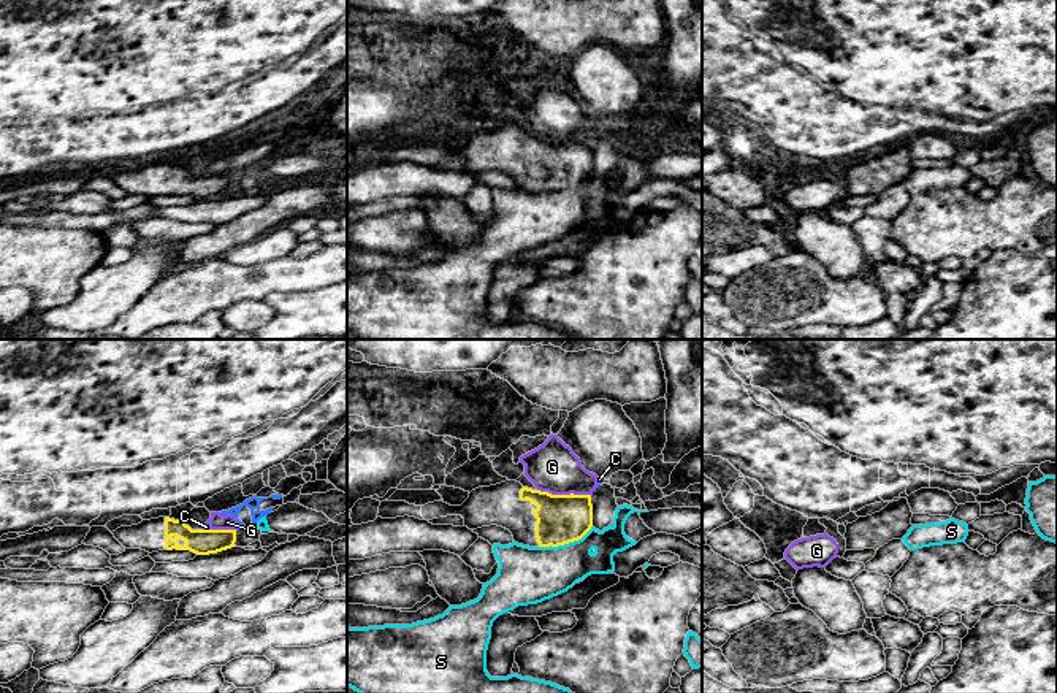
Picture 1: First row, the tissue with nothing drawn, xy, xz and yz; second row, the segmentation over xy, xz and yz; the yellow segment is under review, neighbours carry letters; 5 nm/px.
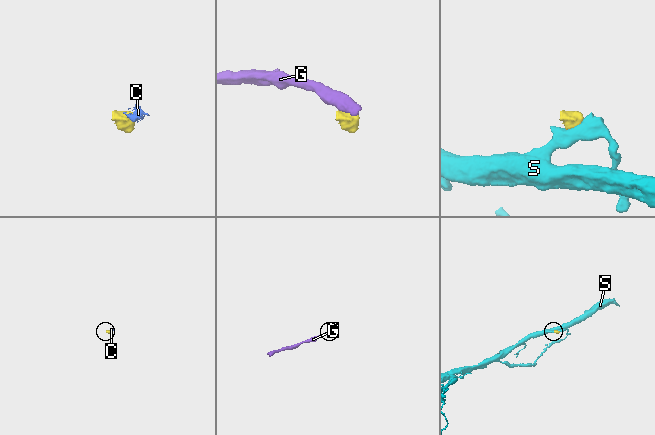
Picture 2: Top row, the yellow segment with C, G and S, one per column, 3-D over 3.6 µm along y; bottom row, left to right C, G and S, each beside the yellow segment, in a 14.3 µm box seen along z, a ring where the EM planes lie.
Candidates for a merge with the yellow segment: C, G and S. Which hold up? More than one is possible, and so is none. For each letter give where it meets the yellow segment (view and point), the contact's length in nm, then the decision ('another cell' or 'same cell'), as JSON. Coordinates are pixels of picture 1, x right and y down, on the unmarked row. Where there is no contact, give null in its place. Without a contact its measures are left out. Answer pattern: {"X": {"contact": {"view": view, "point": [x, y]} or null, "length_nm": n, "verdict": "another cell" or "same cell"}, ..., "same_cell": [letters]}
{"C": {"contact": {"view": "xy", "point": [206, 175]}, "length_nm": 30, "verdict": "another cell"}, "G": {"contact": {"view": "xz", "point": [564, 140]}, "length_nm": 280, "verdict": "another cell"}, "S": {"contact": {"view": "xz", "point": [566, 187]}, "length_nm": 300, "verdict": "another cell"}, "same_cell": []}

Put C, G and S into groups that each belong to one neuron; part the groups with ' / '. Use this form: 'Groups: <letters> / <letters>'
Groups: C G / S

